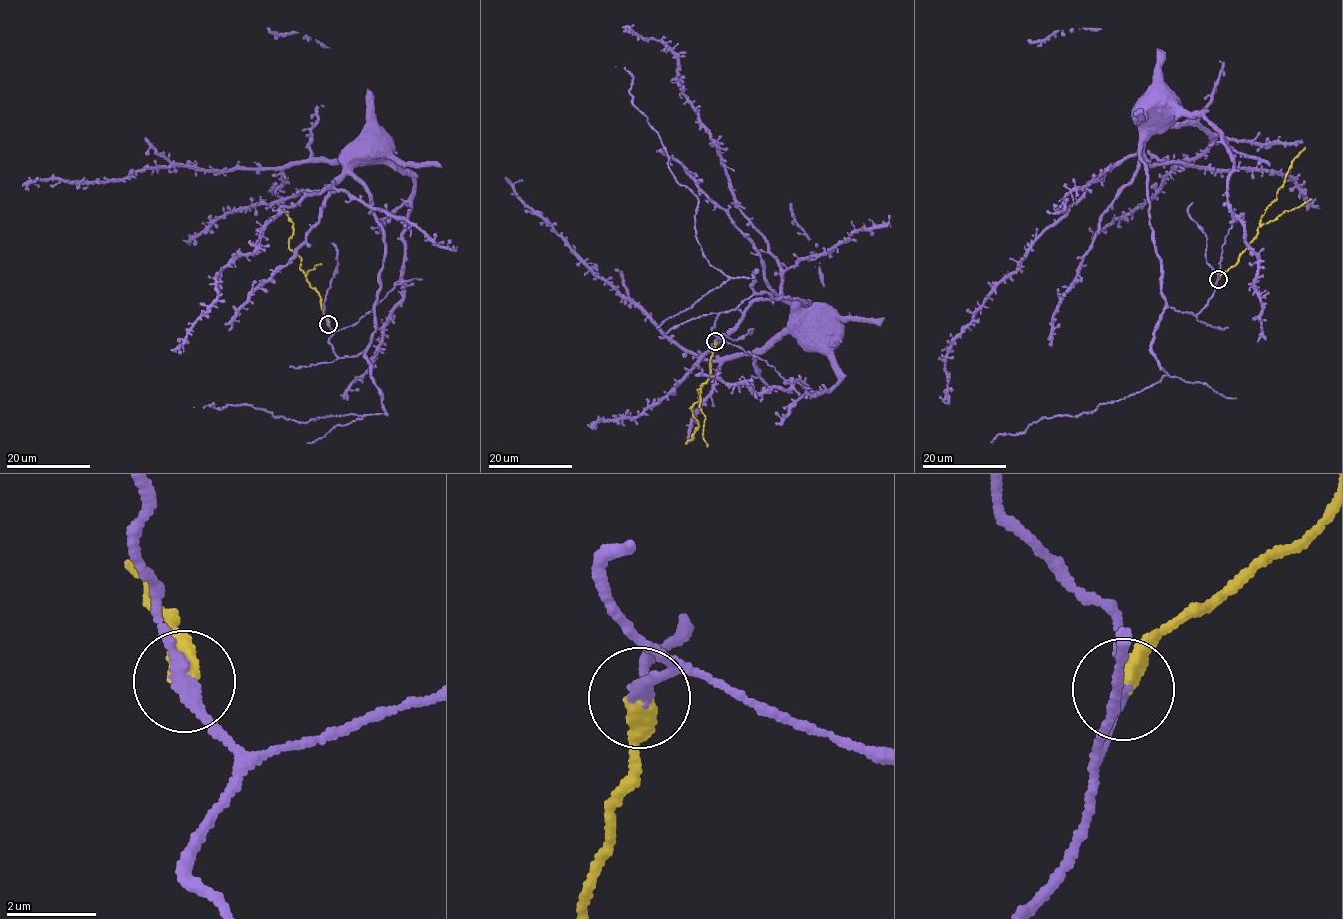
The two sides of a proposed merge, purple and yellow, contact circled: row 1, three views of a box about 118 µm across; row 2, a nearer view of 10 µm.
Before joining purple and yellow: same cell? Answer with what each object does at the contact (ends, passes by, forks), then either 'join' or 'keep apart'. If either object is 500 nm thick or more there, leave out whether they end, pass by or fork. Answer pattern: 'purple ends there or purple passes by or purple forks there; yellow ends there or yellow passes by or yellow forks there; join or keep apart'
purple passes by; yellow ends there; keep apart

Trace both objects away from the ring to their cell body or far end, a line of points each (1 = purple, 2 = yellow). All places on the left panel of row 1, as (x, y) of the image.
1: (328, 324), (352, 326), (399, 281), (414, 190), (388, 163), (171, 165), (106, 181), (22, 186)
2: (328, 324), (317, 292), (299, 267), (301, 258), (289, 247), (293, 222), (275, 200)

